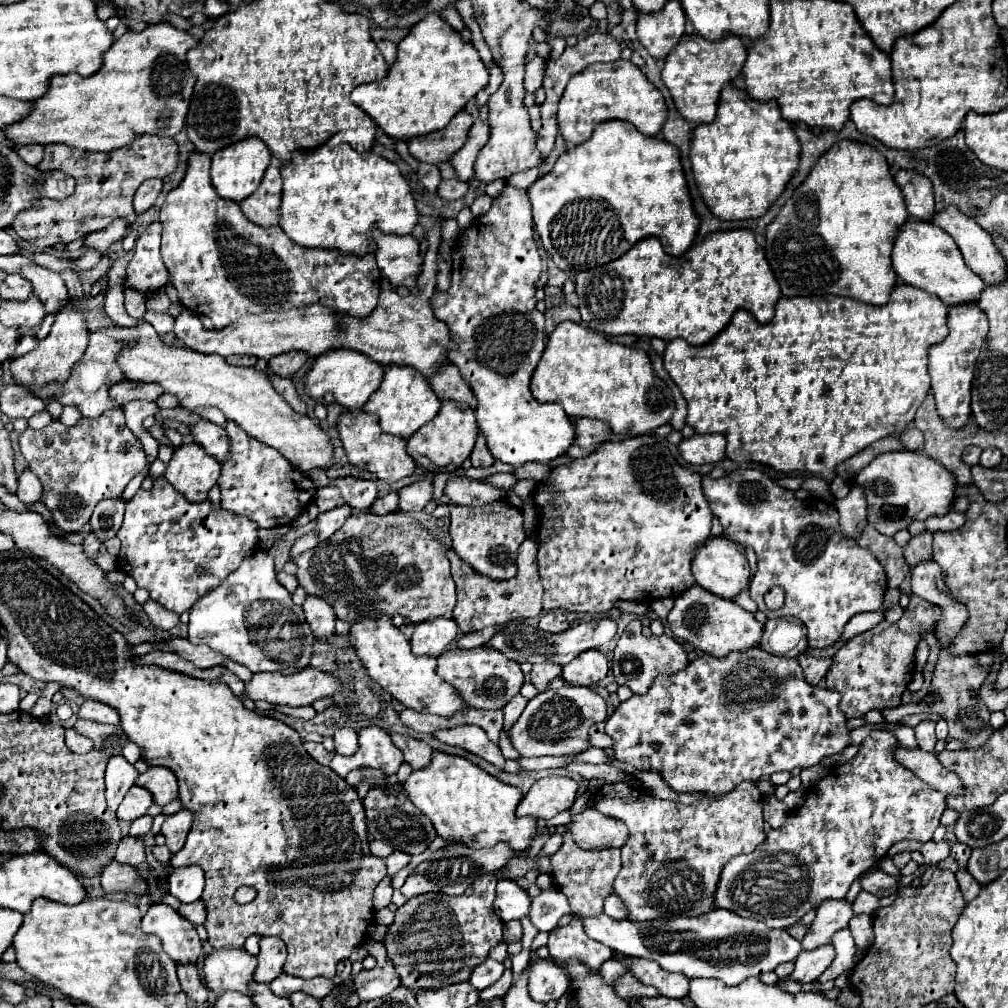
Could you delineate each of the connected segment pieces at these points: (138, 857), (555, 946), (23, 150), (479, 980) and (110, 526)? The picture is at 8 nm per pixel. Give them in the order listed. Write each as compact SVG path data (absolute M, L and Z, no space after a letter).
M125 836L125 840L119 842L119 848L115 852L115 860L121 864L129 864L129 866L137 866L141 862L145 862L145 844L141 838L133 838L133 836Z
M573 918L567 926L559 926L551 930L547 948L549 948L549 956L555 962L563 964L575 958L591 970L599 970L605 960L613 958L611 948L597 944L595 940L589 940L589 936L585 936L581 918Z
M27 144L27 146L17 146L17 152L21 154L21 158L31 164L31 166L37 166L43 156L45 156L45 146L41 144Z
M487 958L483 964L479 964L479 966L473 970L469 984L473 984L477 990L483 990L483 988L495 984L495 982L503 976L503 970L505 970L505 968L503 968L501 962L495 962L495 960Z
M121 498L101 500L101 502L95 506L93 516L91 516L91 520L89 520L91 532L93 532L101 542L117 536L117 532L119 532L119 528L121 528L123 512L125 512L125 500L121 500Z

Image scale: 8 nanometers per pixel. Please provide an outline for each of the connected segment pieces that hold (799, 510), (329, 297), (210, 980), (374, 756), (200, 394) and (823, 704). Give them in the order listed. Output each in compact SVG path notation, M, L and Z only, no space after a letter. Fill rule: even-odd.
M755 468L733 470L731 474L719 480L705 476L703 492L711 512L723 524L723 534L745 548L753 548L757 554L757 572L749 590L759 610L765 612L767 618L799 618L807 626L807 642L811 648L825 648L829 644L835 644L853 614L875 612L881 608L883 594L887 590L885 570L867 548L859 548L857 542L839 536L839 514L833 504L811 496L807 510L805 500L797 500L791 490L781 488L773 478ZM773 586L785 590L785 604L779 610L769 610L763 602L765 592L769 592Z
M191 152L187 160L187 172L177 188L173 188L159 212L163 226L161 232L161 256L179 292L179 302L195 314L209 316L215 330L225 328L233 320L249 314L261 314L267 310L289 310L303 304L325 304L337 312L365 318L377 306L381 288L381 272L373 254L365 256L341 256L341 252L325 252L325 248L301 248L293 244L281 232L279 226L257 226L243 216L239 204L233 200L221 200L209 184L209 160L205 152Z
M221 948L205 956L201 972L205 984L215 992L237 990L247 994L247 984L253 980L257 958L245 948Z
M367 726L359 732L359 750L353 756L335 755L330 768L345 778L355 768L379 768L387 774L395 774L403 764L401 750L391 742L389 734L379 726Z
M121 326L121 327L137 327L139 329L139 341L135 342L135 344L129 344L129 342L121 342L121 350L119 350L119 354L117 354L117 364L121 366L121 372L123 372L123 376L127 378L127 380L133 380L133 382L153 382L153 384L157 384L157 386L161 386L163 388L163 392L169 392L169 394L173 394L177 400L179 400L179 406L183 408L183 410L189 410L189 412L195 412L197 408L219 408L223 414L225 414L225 418L227 420L233 420L237 426L241 426L249 436L253 436L253 438L257 438L259 442L263 442L263 444L269 444L271 448L275 448L275 450L279 450L287 460L291 460L291 462L295 462L295 464L299 464L299 468L301 468L301 472L307 472L307 470L311 470L311 468L327 468L329 464L331 464L331 458L333 458L333 446L331 446L331 440L329 440L329 436L319 428L319 424L315 424L309 416L301 416L301 414L297 414L297 412L293 412L293 408L283 400L283 396L281 394L277 394L275 390L273 390L273 386L271 386L271 382L269 382L269 378L267 378L267 374L263 374L263 372L257 372L257 370L253 370L253 368L239 368L239 366L229 366L221 356L217 356L217 354L199 354L199 352L193 352L193 350L189 350L189 348L185 348L185 346L167 346L165 342L161 342L159 339L159 335L153 336L153 338L149 338L149 336L143 336L141 334L141 328L139 326Z
M751 648L747 652L739 652L739 654L729 654L727 658L713 658L713 656L699 656L693 662L687 664L687 668L683 668L681 672L675 674L661 674L657 676L657 680L653 682L653 686L649 688L647 694L635 694L629 700L621 702L613 714L605 720L605 732L615 740L613 742L613 752L615 752L615 760L629 764L631 768L639 770L639 772L657 772L661 774L661 778L675 790L675 792L707 792L707 796L719 796L725 792L731 792L739 782L743 780L751 780L757 782L761 776L769 776L773 772L791 772L795 768L809 768L819 764L821 758L831 756L841 752L847 746L849 740L849 730L845 726L845 716L841 716L843 712L839 710L839 700L841 696L837 696L837 692L829 692L827 688L819 688L819 686L811 686L805 682L803 670L799 666L799 662L795 658L785 658L785 656L773 656L761 648ZM725 668L743 668L743 672L729 672Z

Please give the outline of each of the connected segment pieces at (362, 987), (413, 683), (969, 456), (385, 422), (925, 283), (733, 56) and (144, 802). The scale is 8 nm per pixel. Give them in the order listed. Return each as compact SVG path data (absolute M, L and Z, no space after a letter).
M383 948L383 966L375 966L371 970L361 970L353 976L353 986L361 1002L383 998L399 986L399 976L393 970L393 964L387 960L387 952Z
M367 616L351 624L349 630L351 644L355 648L357 658L363 662L367 674L375 684L379 684L385 692L397 698L407 708L419 712L433 712L439 716L451 716L467 704L457 696L455 688L451 688L445 680L435 674L435 658L431 656L415 656L411 652L409 640L403 632L391 622L389 616Z
M968 446L963 452L962 459L966 464L974 466L979 463L981 453L982 449L980 447Z
M386 365L379 392L373 392L373 396L365 402L365 406L361 410L367 414L379 416L379 426L387 434L395 434L395 436L401 436L407 440L423 424L427 424L429 420L435 418L435 414L439 412L439 406L441 406L439 398L431 390L427 378L421 376L421 372L413 370L411 366Z
M909 218L899 228L899 234L893 240L891 260L893 260L893 268L895 268L897 276L905 284L939 296L947 306L979 300L979 294L985 286L985 282L967 268L953 238L945 230L935 226L933 222Z
M687 34L684 35L673 48L673 52L669 52L669 56L665 58L665 64L661 70L663 84L669 88L681 116L695 124L713 120L723 84L733 80L741 72L745 58L747 58L745 44L739 36L729 34L729 36L723 36L719 42L711 42L695 34L693 38Z
M133 786L127 792L127 796L123 798L123 802L119 804L117 818L123 820L123 822L133 822L133 820L145 816L151 804L153 804L153 796L149 794L149 790Z

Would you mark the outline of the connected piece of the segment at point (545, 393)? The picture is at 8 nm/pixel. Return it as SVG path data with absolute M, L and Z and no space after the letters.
M561 322L555 332L549 336L547 348L533 372L531 378L531 392L539 402L557 402L563 406L567 416L571 418L595 418L605 420L609 428L613 428L613 434L651 434L659 426L669 424L673 412L675 412L675 400L671 394L671 388L655 376L651 370L649 356L643 350L633 350L623 344L613 344L605 338L605 334L593 332L583 328L575 322Z

